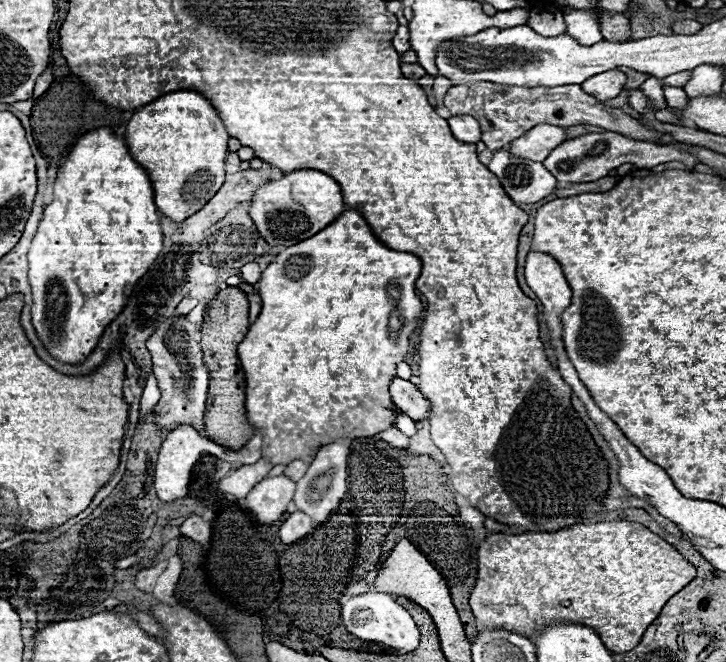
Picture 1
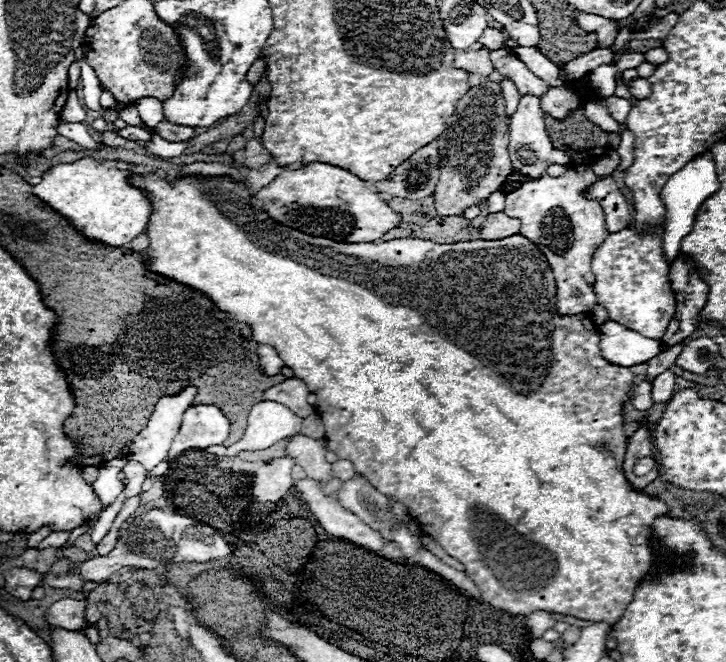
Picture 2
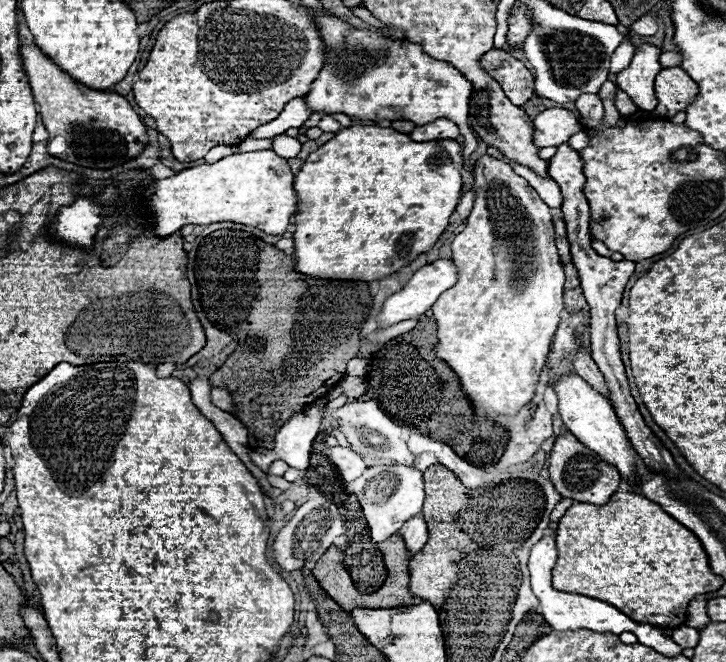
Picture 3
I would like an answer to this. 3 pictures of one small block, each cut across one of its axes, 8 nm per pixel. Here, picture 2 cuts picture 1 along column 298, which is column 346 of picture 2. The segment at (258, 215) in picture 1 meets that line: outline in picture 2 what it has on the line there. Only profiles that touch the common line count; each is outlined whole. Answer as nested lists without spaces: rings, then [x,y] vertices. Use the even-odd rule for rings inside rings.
[[[312,162],[298,170],[286,168],[274,182],[264,186],[254,196],[262,202],[262,208],[276,222],[292,226],[296,230],[304,230],[312,236],[328,236],[340,242],[380,240],[402,220],[402,216],[394,212],[380,198],[380,194],[372,190],[370,184],[344,168],[322,162]]]

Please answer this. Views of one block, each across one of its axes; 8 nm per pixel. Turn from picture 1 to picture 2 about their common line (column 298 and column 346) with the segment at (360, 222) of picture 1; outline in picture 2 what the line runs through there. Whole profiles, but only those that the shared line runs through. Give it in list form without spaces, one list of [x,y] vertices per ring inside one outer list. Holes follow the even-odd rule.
[[[150,172],[150,174],[132,174],[130,182],[134,186],[138,186],[140,190],[144,190],[152,200],[152,214],[150,214],[150,222],[148,222],[148,228],[146,228],[146,234],[148,234],[148,240],[150,240],[148,252],[146,252],[146,258],[148,258],[146,268],[150,272],[162,274],[166,278],[172,278],[172,280],[176,280],[180,284],[186,284],[186,286],[192,286],[194,290],[204,292],[222,312],[228,312],[234,320],[248,324],[252,328],[252,340],[254,342],[274,346],[278,350],[280,358],[284,358],[284,364],[294,370],[296,378],[300,378],[304,384],[308,384],[310,392],[316,394],[316,398],[318,398],[316,412],[318,412],[318,416],[320,416],[320,420],[324,422],[324,428],[326,428],[326,436],[324,436],[326,448],[332,450],[338,458],[350,460],[354,464],[356,472],[364,474],[364,478],[368,478],[382,494],[402,502],[408,508],[408,514],[418,520],[420,530],[428,532],[426,536],[432,536],[446,550],[446,554],[460,560],[462,564],[474,564],[474,566],[466,566],[466,574],[480,586],[480,590],[484,594],[484,600],[490,606],[506,610],[510,614],[522,614],[522,616],[528,616],[528,614],[532,614],[536,610],[548,610],[548,612],[556,612],[556,614],[570,614],[570,616],[576,616],[580,620],[608,622],[610,626],[616,624],[616,620],[622,618],[628,602],[632,602],[636,586],[654,568],[654,550],[652,550],[652,544],[650,544],[650,526],[658,516],[668,516],[668,506],[658,498],[646,496],[644,492],[634,492],[628,486],[628,482],[624,478],[624,472],[622,472],[622,462],[624,462],[626,444],[628,444],[628,440],[624,436],[622,408],[624,408],[624,400],[628,398],[628,392],[632,390],[632,372],[630,372],[630,368],[614,366],[614,364],[606,362],[600,356],[600,346],[598,346],[600,344],[600,334],[598,334],[598,328],[592,322],[588,312],[576,314],[576,316],[558,316],[556,314],[554,274],[552,274],[550,264],[546,262],[544,254],[540,252],[540,248],[534,242],[530,242],[528,238],[524,238],[520,234],[508,236],[508,238],[502,238],[502,240],[468,240],[468,242],[454,242],[454,244],[436,244],[436,242],[422,240],[422,238],[398,238],[398,240],[388,240],[388,242],[354,242],[354,244],[352,242],[336,242],[336,240],[322,238],[322,236],[310,236],[310,234],[304,234],[300,230],[292,230],[292,228],[288,228],[284,224],[274,222],[262,208],[256,208],[256,206],[250,204],[252,196],[248,194],[248,188],[242,182],[234,182],[228,176],[206,176],[206,178],[204,176],[180,176],[180,178],[174,178],[172,182],[168,182],[166,178],[160,178],[154,172]],[[518,352],[524,352],[524,354],[518,354]],[[420,516],[438,516],[438,518],[420,518]],[[484,516],[496,516],[496,518],[484,518]],[[468,532],[476,532],[476,534],[468,534]],[[532,542],[536,542],[538,546],[546,546],[546,548],[532,548]],[[512,564],[516,564],[516,566],[512,566]]]

